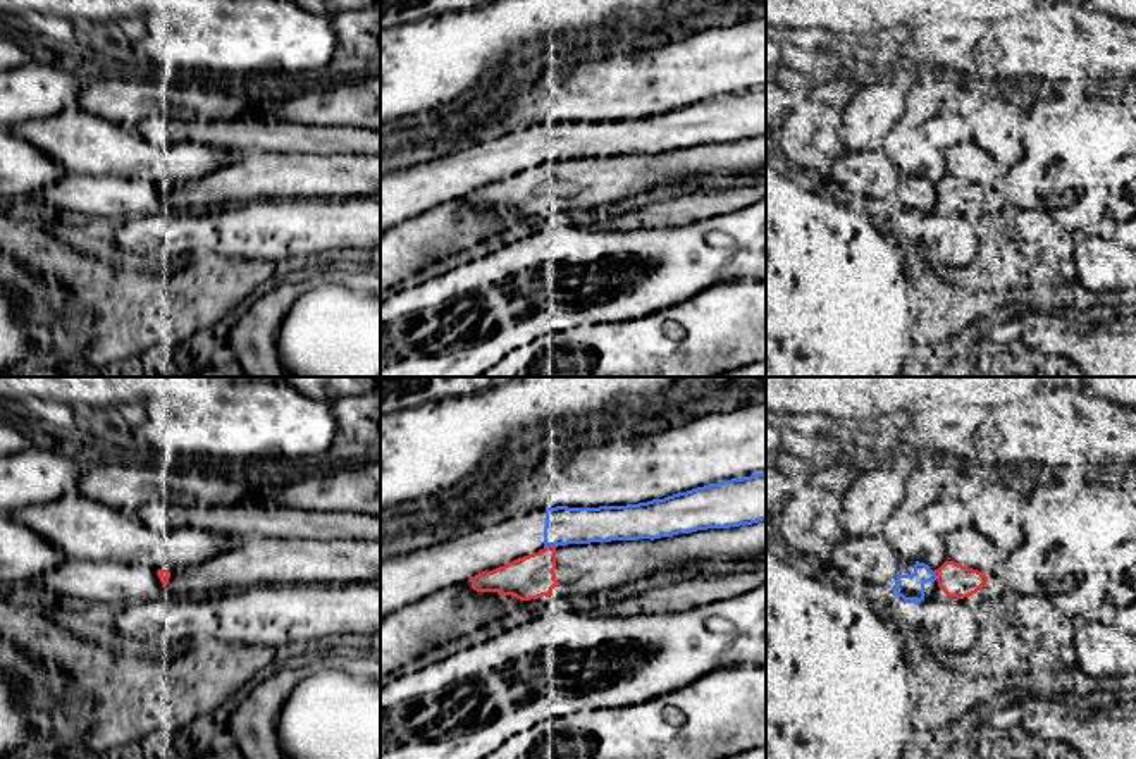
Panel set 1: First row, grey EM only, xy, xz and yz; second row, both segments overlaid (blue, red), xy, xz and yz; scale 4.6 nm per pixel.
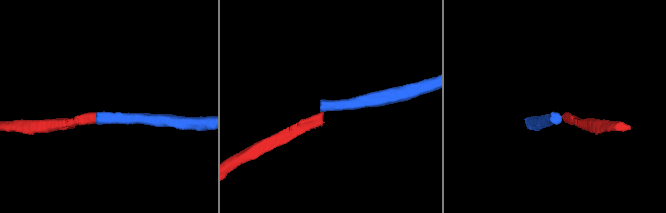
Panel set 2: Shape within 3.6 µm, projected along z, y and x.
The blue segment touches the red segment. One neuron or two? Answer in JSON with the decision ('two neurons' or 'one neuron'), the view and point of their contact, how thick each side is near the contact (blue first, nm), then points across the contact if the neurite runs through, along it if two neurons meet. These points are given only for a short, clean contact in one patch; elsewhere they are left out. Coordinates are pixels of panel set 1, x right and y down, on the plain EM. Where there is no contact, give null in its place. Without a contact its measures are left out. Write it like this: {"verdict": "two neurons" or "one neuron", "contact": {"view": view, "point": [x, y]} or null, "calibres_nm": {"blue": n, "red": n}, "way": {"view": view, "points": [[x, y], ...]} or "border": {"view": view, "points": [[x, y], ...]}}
{"verdict": "two neurons", "contact": {"view": "xz", "point": [549, 159]}, "calibres_nm": {"blue": 180, "red": 200}, "border": {"view": "xz", "points": [[555, 160], [544, 162]]}}

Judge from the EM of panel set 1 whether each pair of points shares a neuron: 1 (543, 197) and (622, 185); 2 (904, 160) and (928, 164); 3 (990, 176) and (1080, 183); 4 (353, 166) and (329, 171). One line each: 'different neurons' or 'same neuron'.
1: same neuron
2: same neuron
3: different neurons
4: same neuron

